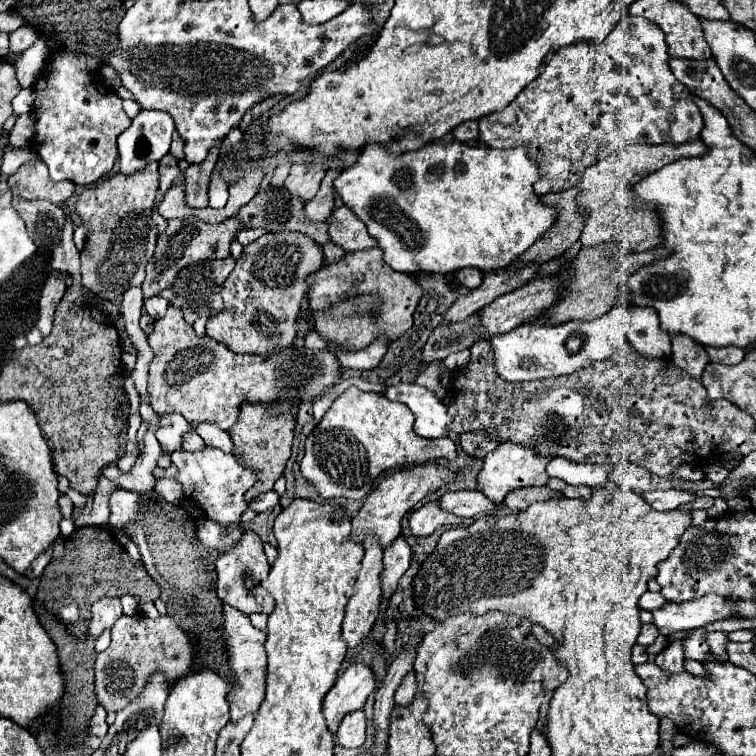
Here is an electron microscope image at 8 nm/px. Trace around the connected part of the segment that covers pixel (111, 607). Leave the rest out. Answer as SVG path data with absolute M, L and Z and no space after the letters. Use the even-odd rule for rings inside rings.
M102 598L92 606L92 622L90 622L90 636L94 640L100 638L100 634L110 628L118 618L122 616L120 598Z

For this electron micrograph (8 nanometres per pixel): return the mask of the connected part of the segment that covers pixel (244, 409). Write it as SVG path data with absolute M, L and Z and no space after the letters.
M244 402L240 406L238 420L228 430L228 434L234 442L234 456L240 460L240 464L244 464L244 468L256 468L256 474L258 474L256 484L244 496L246 502L256 498L260 492L272 490L274 482L282 476L292 450L294 426L296 426L294 414L278 412L276 406L264 406L264 404L252 404L252 402Z

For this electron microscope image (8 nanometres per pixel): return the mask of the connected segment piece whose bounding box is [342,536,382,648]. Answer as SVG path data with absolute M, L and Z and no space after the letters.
M368 536L364 540L364 558L362 558L362 568L358 574L358 580L354 584L354 596L348 600L346 610L344 610L344 622L342 622L342 640L348 644L348 648L356 648L374 628L378 614L380 614L380 602L382 602L382 592L380 592L380 572L382 572L382 550L378 542Z

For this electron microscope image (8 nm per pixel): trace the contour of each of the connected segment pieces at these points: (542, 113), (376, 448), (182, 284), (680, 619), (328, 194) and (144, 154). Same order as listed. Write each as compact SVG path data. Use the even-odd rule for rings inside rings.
M622 16L612 28L610 36L602 44L580 44L560 48L548 62L544 72L528 84L512 104L502 112L492 112L478 120L480 140L492 148L510 148L526 145L538 162L542 178L534 184L534 192L544 196L548 192L566 190L572 186L570 176L580 172L598 160L606 158L614 150L630 144L684 144L700 138L702 116L698 114L692 94L676 80L668 68L668 44L664 32L646 18Z
M354 386L348 388L344 394L340 394L334 400L330 410L320 420L320 424L308 436L306 454L304 454L302 462L300 462L302 476L316 486L316 490L318 490L318 494L322 498L338 498L338 496L344 496L344 498L366 498L372 480L378 478L386 470L412 468L412 466L428 464L428 462L448 464L448 462L456 460L456 444L448 436L442 436L442 438L436 438L436 440L422 438L422 436L418 436L414 432L412 418L414 416L406 408L406 404L392 402L384 394L362 392L362 390L354 388Z
M222 258L222 260L204 260L200 264L190 264L188 268L184 268L174 284L172 284L172 292L176 294L176 298L170 304L176 304L176 308L180 308L184 312L184 318L188 320L188 324L194 324L200 316L212 316L212 312L224 312L224 302L222 302L222 284L224 280L230 276L234 268L234 258Z
M704 596L704 598L682 602L682 604L664 604L652 614L660 634L672 636L678 632L702 628L714 620L730 618L734 614L734 608L720 596Z
M338 166L330 168L326 172L318 194L304 208L308 220L312 220L312 222L324 222L332 214L332 210L334 210L334 180L336 180L338 174L340 174Z
M142 110L118 136L120 174L140 172L150 162L160 162L168 154L174 134L172 116L162 110Z

